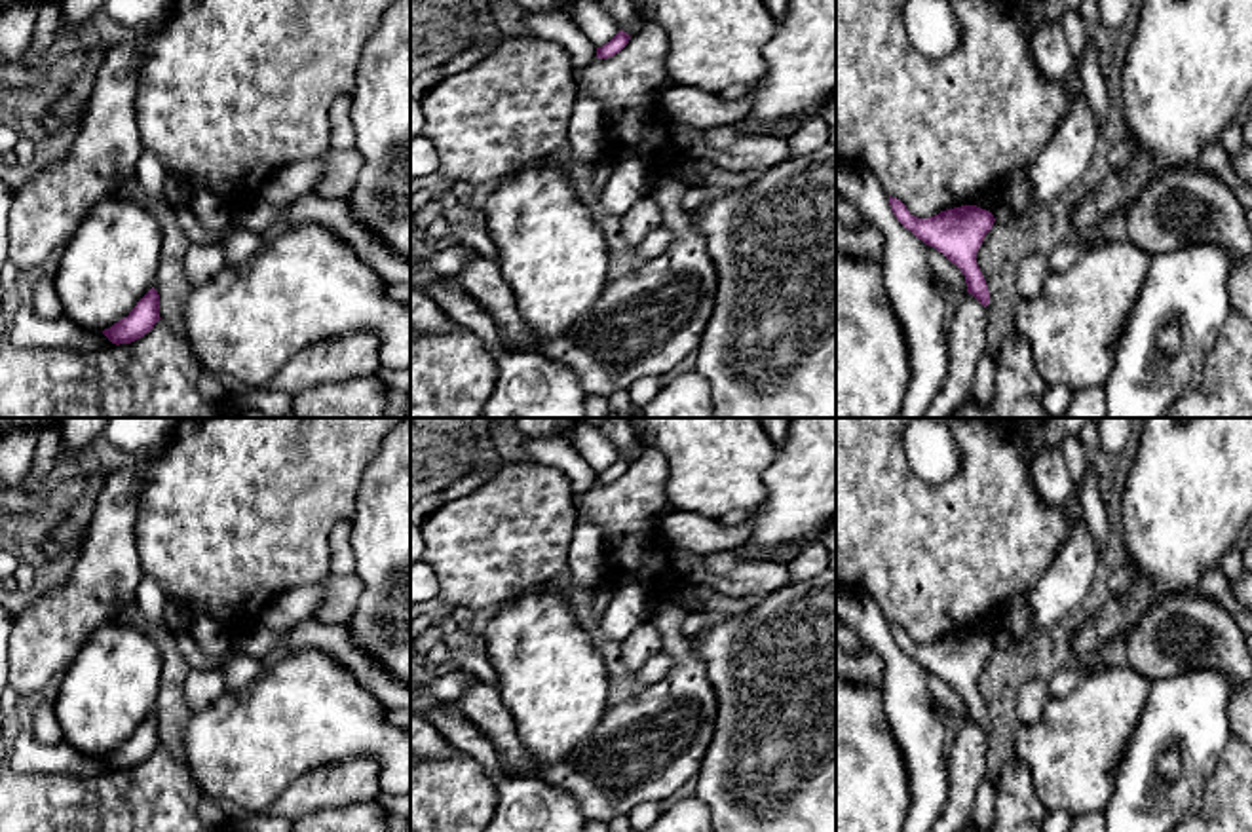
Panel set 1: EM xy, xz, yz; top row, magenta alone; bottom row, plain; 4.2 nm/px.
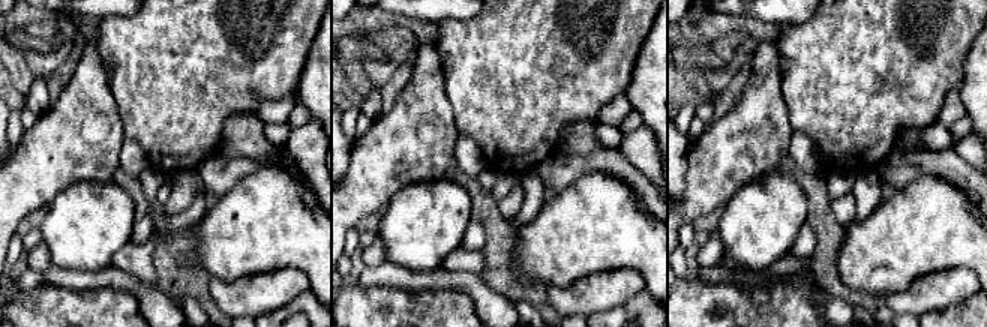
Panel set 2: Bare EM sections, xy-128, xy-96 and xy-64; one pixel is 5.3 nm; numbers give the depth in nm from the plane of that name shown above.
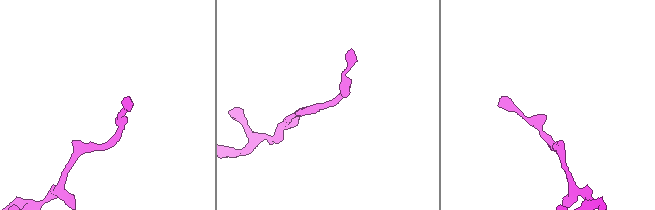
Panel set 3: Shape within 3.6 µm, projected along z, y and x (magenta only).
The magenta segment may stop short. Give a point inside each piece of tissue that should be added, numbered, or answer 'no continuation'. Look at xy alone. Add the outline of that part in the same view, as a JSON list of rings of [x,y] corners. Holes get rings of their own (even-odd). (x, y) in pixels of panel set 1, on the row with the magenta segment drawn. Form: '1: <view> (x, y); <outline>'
no continuation

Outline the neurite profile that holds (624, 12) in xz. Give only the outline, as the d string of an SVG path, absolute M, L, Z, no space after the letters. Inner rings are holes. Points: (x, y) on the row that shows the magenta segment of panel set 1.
M595 0L598 2L617 23L619 30L635 36L642 28L642 17L636 11L633 0Z

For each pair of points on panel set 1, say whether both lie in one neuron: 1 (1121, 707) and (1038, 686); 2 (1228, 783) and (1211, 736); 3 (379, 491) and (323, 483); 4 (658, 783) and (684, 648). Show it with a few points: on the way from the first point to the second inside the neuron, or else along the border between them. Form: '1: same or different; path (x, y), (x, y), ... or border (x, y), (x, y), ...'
1: different; border (1049, 696), (1043, 711), (1032, 722), (1021, 722)
2: different; border (1232, 734), (1201, 800)
3: different; border (382, 449), (363, 473), (350, 521)
4: same; path (658, 749), (658, 737), (684, 703), (684, 682)

